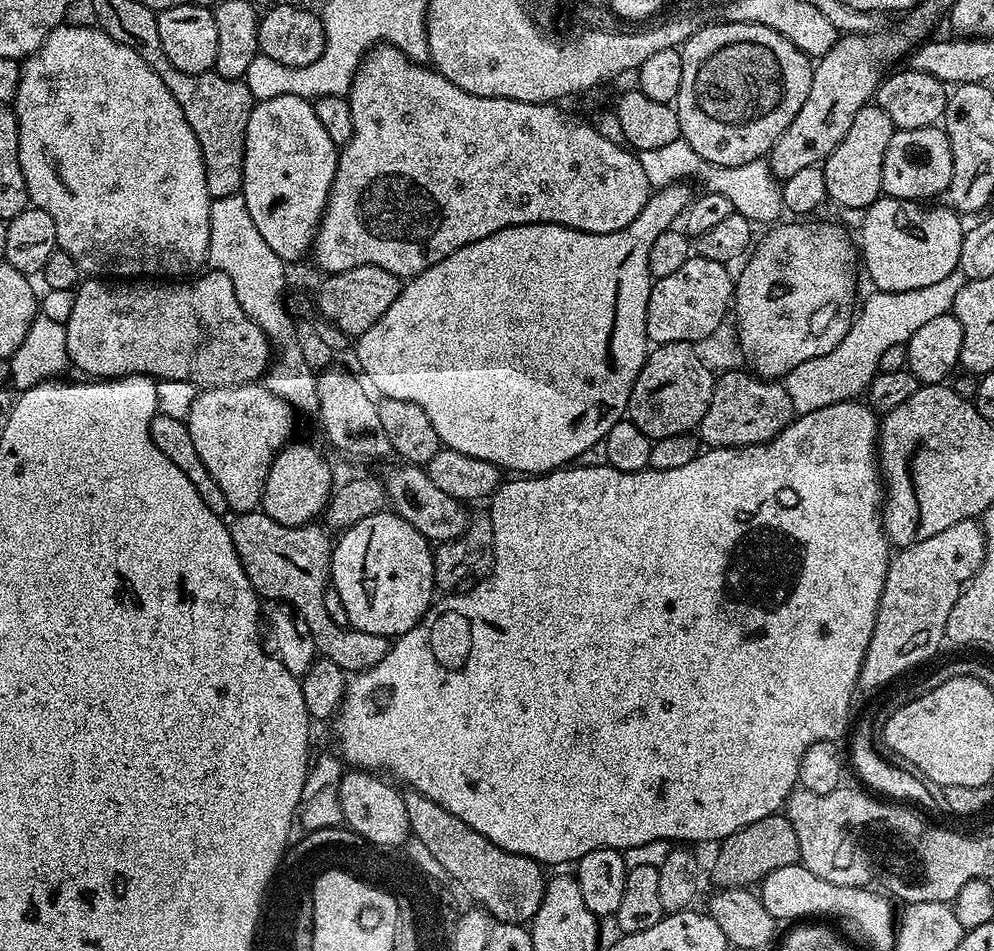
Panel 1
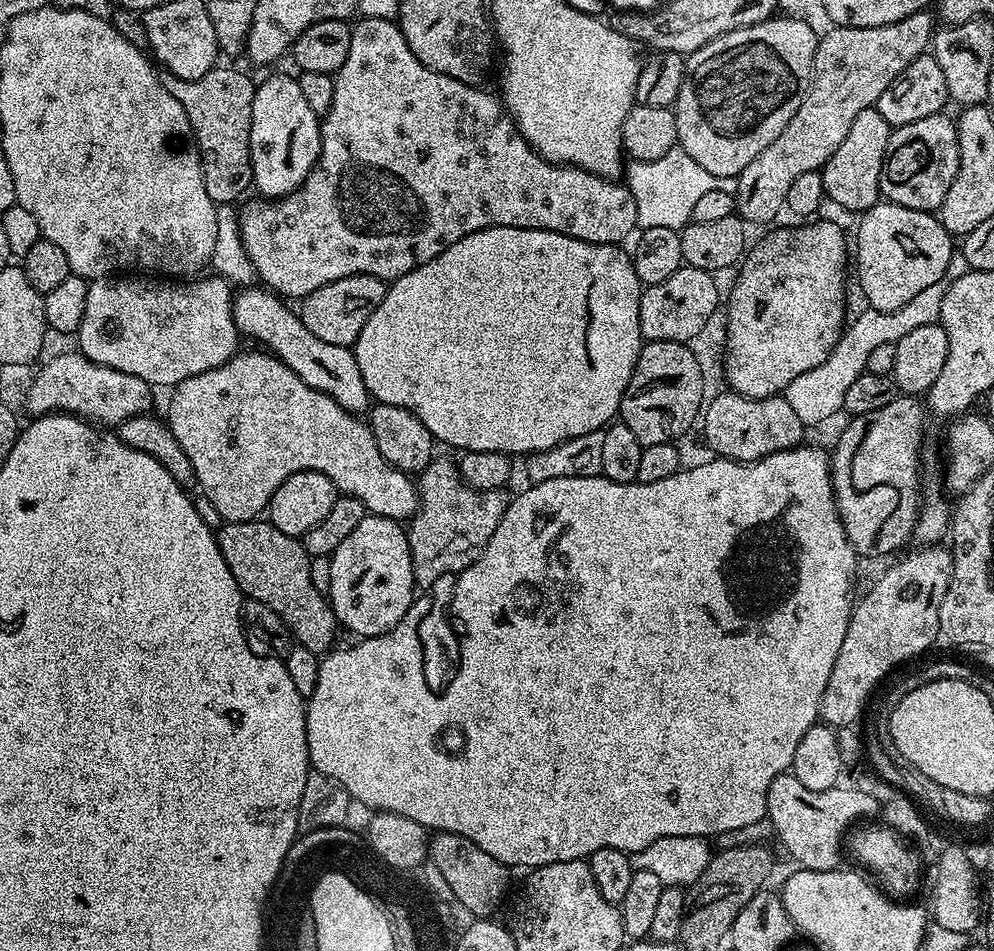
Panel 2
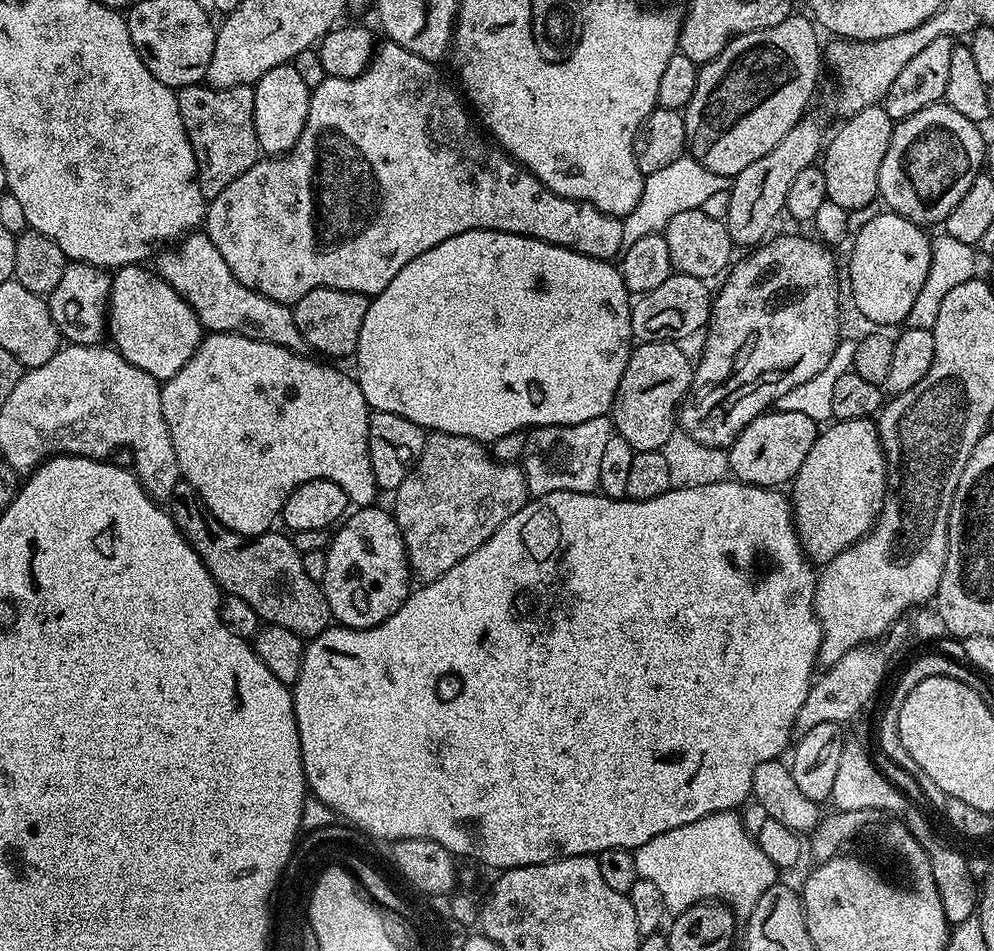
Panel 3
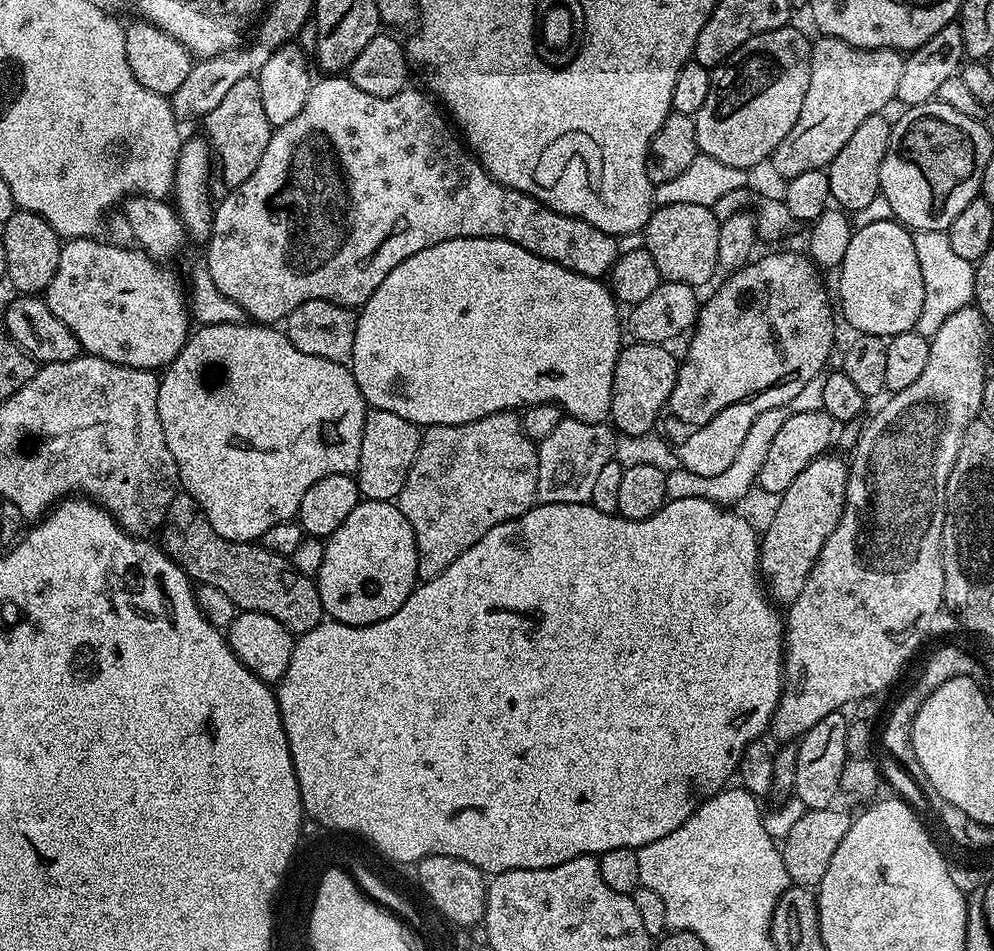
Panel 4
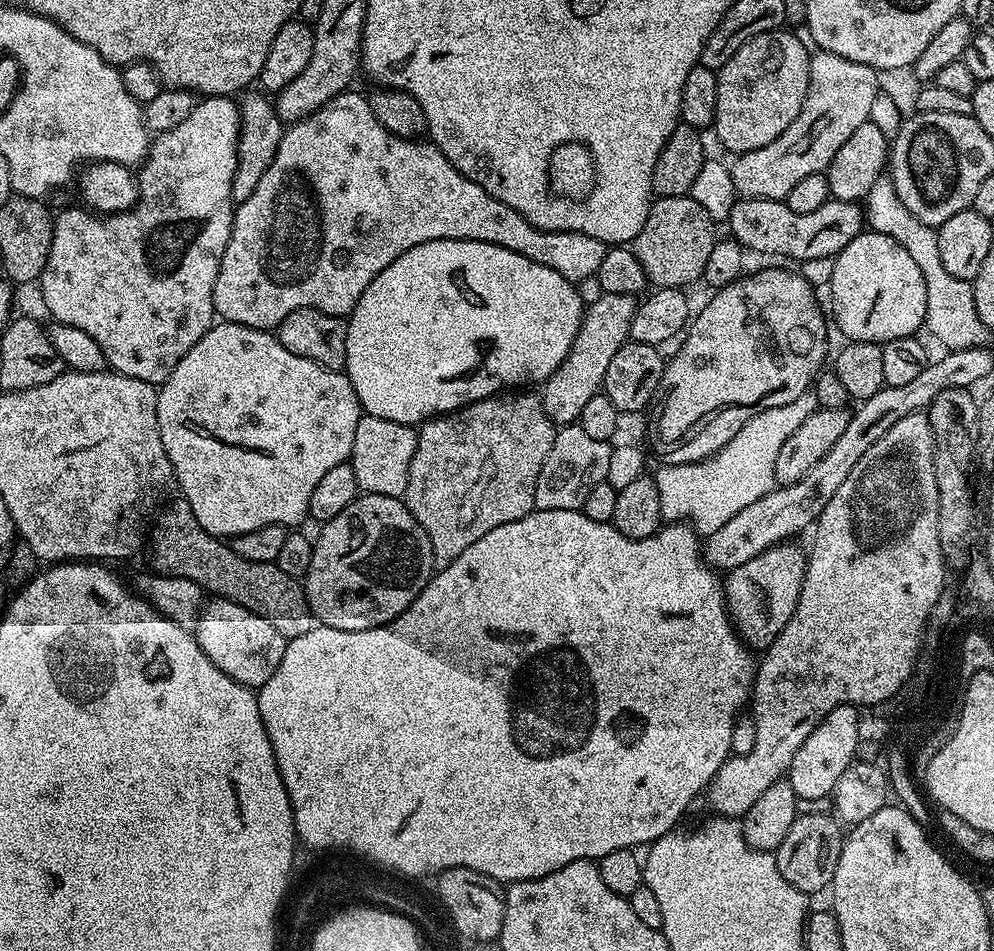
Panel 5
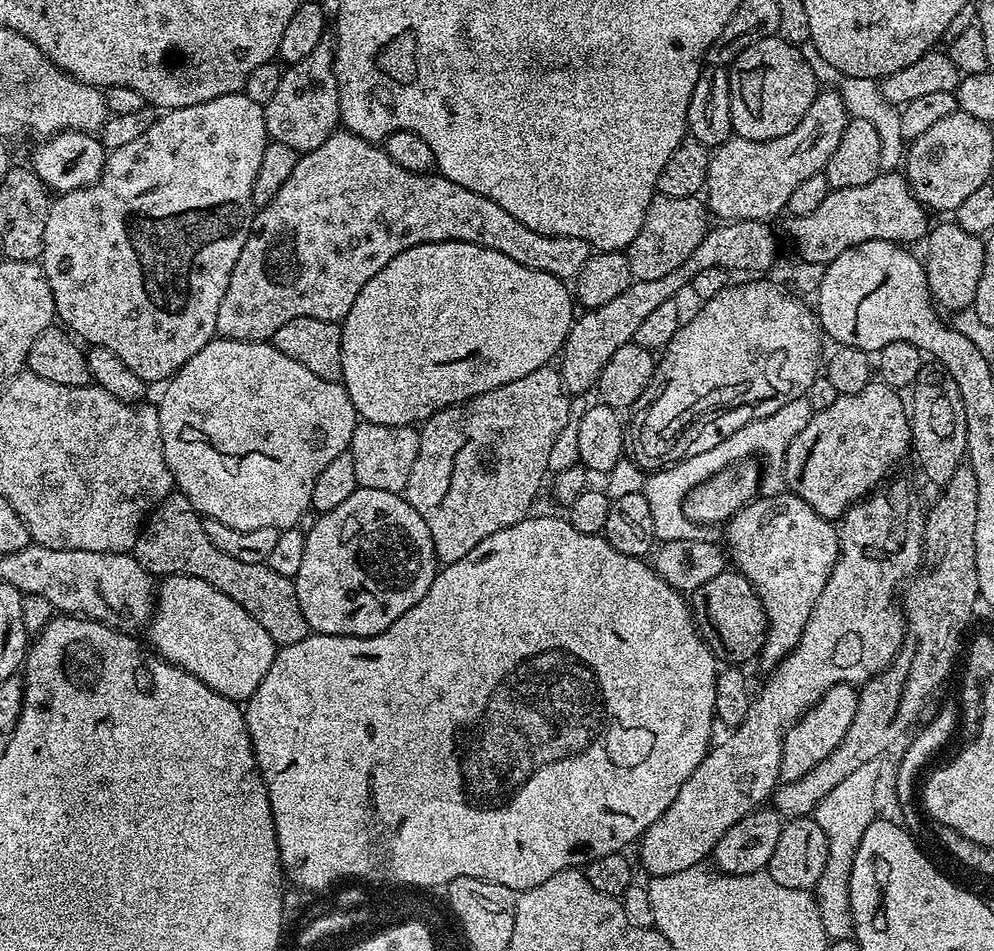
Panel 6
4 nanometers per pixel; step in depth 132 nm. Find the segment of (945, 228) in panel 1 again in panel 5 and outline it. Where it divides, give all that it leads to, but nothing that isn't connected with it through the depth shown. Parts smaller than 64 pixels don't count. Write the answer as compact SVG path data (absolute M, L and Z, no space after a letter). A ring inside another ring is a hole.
M865 230L854 238L834 258L834 278L830 285L832 291L832 312L840 332L849 341L861 340L883 345L885 342L903 336L916 336L924 328L926 314L926 278L918 270L918 262L894 238L884 232Z

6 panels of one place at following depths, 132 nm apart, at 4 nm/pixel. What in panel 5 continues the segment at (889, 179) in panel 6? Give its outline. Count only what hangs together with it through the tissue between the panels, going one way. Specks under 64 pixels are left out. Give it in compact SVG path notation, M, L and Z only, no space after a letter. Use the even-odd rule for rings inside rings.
M747 198L737 199L733 208L729 212L726 221L726 227L729 228L731 239L736 240L749 253L761 252L764 256L785 256L788 260L803 262L810 258L826 258L827 256L835 258L843 248L858 233L865 231L866 212L857 201L854 200L833 200L828 199L818 210L811 214L794 214L790 206L784 200L749 200Z

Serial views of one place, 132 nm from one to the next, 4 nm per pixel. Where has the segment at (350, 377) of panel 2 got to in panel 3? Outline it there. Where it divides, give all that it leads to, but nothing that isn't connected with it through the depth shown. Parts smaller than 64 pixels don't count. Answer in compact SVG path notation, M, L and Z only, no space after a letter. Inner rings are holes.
M203 230L189 232L179 241L178 247L180 249L177 252L161 251L155 257L157 260L154 268L192 307L194 314L200 319L201 329L208 332L237 332L246 338L274 342L278 346L290 349L291 352L305 351L306 345L302 334L298 334L298 326L294 326L291 307L250 290L250 286L242 286L242 282L234 278L230 266L226 266L226 258L218 254L218 246L210 242L207 232Z

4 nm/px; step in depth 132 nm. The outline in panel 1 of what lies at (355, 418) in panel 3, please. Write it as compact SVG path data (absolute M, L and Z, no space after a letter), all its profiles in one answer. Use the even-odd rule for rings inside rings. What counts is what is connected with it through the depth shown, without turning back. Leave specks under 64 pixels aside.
M263 383L239 384L238 386L222 386L221 388L205 388L197 391L194 406L190 406L190 414L186 421L190 430L190 438L198 449L198 458L202 458L202 469L216 483L224 500L233 508L233 513L254 512L260 508L262 490L266 486L266 474L274 462L276 453L293 439L292 427L297 417L294 409L282 397L274 394L271 387ZM407 462L399 466L401 468L392 468L382 476L384 489L388 491L388 499L394 511L406 518L406 522L410 522L410 526L414 526L414 530L421 532L429 542L441 545L460 539L470 523L470 515L464 509L467 507L434 486L423 467Z

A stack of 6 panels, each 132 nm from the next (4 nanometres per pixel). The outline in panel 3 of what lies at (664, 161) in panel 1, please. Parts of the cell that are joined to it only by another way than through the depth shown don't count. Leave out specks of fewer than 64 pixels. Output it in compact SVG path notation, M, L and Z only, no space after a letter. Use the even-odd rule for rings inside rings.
M691 156L680 157L666 166L665 169L655 171L654 174L644 179L642 196L638 206L630 215L623 217L623 249L629 248L639 239L648 237L652 233L661 233L675 214L701 208L711 195L730 189L731 179L729 177L716 175L712 171L706 170Z

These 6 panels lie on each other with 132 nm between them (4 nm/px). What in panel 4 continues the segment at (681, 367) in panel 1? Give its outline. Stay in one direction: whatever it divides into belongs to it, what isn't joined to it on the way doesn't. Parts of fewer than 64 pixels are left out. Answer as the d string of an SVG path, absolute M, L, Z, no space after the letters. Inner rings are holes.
M642 344L621 347L612 377L611 423L617 433L644 436L657 427L674 390L678 360L663 349L662 344Z

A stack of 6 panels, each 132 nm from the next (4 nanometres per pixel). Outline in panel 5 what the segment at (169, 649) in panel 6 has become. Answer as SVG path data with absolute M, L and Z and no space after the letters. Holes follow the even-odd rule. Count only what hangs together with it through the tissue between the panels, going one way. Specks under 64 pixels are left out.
M219 598L209 599L205 603L194 621L194 635L206 658L210 658L210 662L214 662L222 674L253 690L259 690L270 674L278 670L278 662L282 662L282 654L288 645L286 637L278 634L278 630L274 630L266 618L250 614L246 606Z

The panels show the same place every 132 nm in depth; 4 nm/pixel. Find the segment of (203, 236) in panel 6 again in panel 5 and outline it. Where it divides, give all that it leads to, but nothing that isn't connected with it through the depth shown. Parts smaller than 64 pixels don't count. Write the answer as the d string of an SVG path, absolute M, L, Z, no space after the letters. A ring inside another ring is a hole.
M209 96L201 99L190 110L188 117L180 125L174 126L174 130L166 130L159 133L149 143L148 155L144 157L138 168L138 183L140 186L140 198L136 201L131 212L117 212L101 218L91 211L80 208L68 208L65 212L56 212L52 221L52 241L50 242L50 254L46 258L44 272L40 275L38 287L48 312L53 321L61 324L69 324L84 333L90 334L98 346L102 346L102 354L106 358L108 368L113 372L120 372L123 376L138 378L147 384L161 385L178 366L178 362L206 334L214 323L216 307L214 306L214 282L218 278L218 270L222 262L222 254L226 254L226 242L230 242L230 230L232 229L232 183L234 182L234 170L236 169L236 147L240 137L240 105L232 96Z

